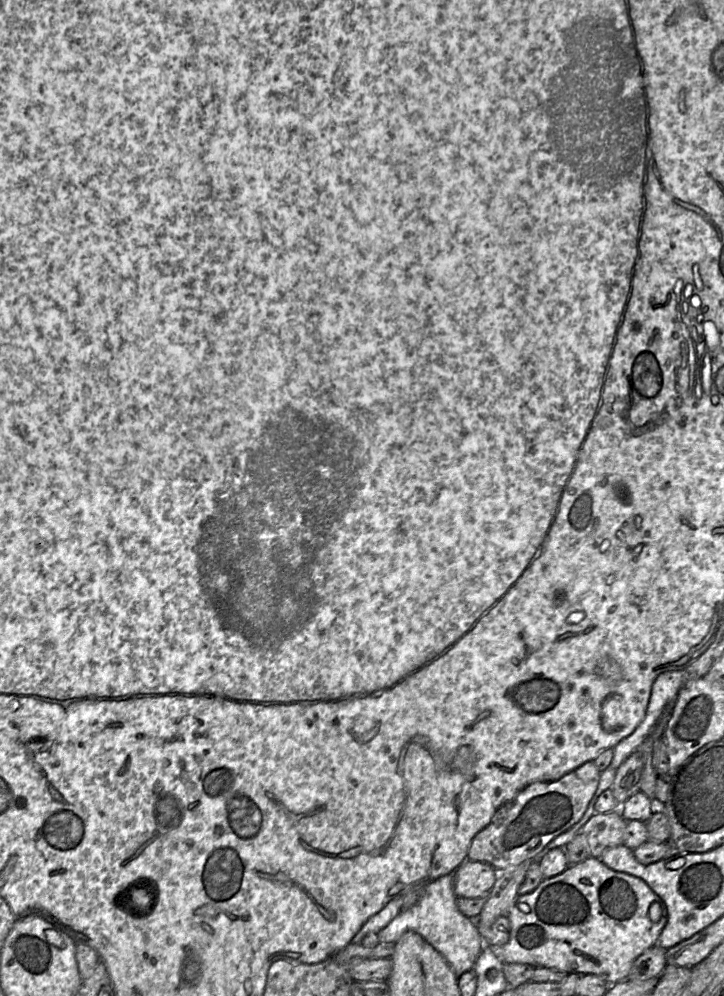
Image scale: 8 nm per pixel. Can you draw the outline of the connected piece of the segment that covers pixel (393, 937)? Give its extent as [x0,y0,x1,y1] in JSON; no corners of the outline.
[377,873,488,977]

